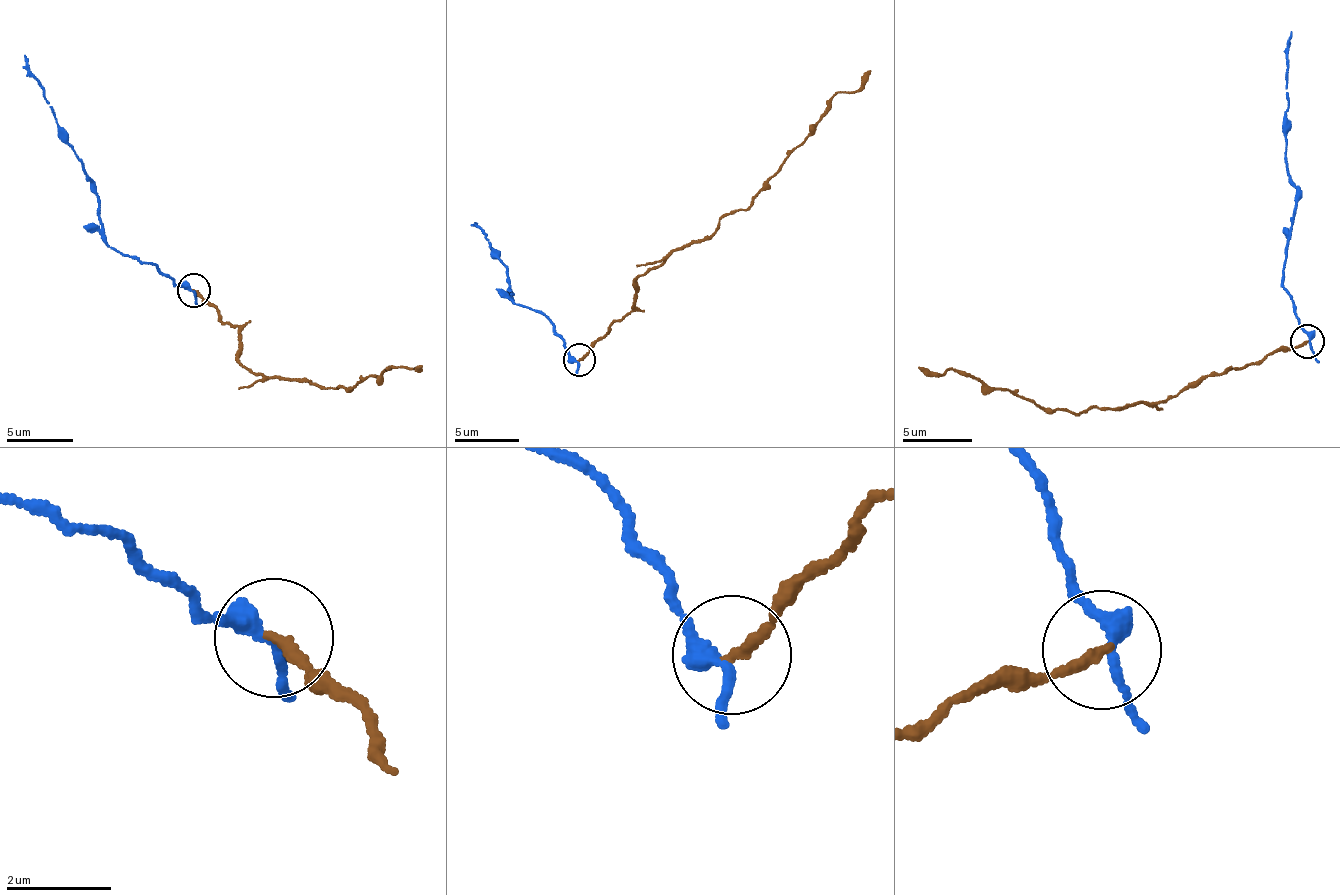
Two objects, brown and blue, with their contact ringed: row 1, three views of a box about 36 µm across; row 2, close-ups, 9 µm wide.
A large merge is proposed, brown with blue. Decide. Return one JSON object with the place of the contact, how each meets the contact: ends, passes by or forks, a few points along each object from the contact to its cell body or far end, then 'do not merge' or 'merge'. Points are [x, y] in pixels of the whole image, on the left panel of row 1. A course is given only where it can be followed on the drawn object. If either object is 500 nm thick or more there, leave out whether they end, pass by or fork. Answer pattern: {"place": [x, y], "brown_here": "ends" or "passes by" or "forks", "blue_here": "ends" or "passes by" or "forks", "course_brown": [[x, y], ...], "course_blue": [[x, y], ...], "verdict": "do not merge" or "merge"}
{"place": [193, 290], "brown_here": "ends", "blue_here": "passes by", "course_brown": [[194, 291], [237, 329], [244, 368], [269, 379], [348, 391], [394, 366], [415, 372], [422, 366]], "course_blue": [[195, 290], [108, 245], [93, 178], [77, 157], [24, 53]], "verdict": "do not merge"}

